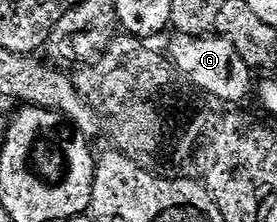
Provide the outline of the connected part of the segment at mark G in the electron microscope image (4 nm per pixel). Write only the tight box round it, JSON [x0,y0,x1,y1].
[165,33,253,104]

